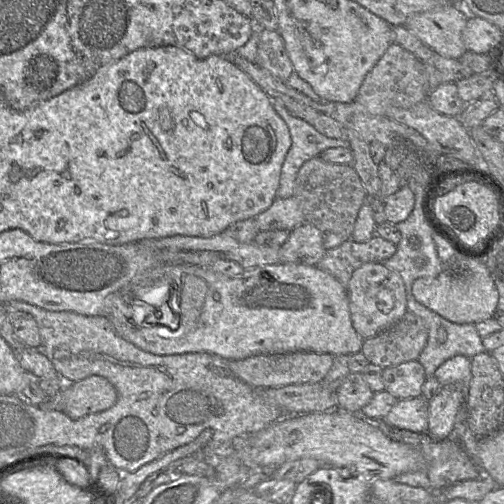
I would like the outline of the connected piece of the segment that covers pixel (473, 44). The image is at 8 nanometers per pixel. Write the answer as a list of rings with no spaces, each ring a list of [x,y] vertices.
[[[470,16],[462,38],[467,51],[486,54],[500,39],[500,28],[479,16]]]

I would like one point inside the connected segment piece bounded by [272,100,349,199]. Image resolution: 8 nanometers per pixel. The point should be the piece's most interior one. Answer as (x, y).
(306, 142)

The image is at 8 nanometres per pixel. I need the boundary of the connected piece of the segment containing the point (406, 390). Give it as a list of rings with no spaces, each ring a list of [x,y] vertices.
[[[411,360],[382,370],[384,391],[398,400],[421,396],[426,380],[424,367],[418,360]]]

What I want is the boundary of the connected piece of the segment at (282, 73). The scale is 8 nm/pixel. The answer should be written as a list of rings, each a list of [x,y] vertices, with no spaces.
[[[263,29],[259,33],[255,64],[284,83],[294,71],[284,41],[277,31]]]

